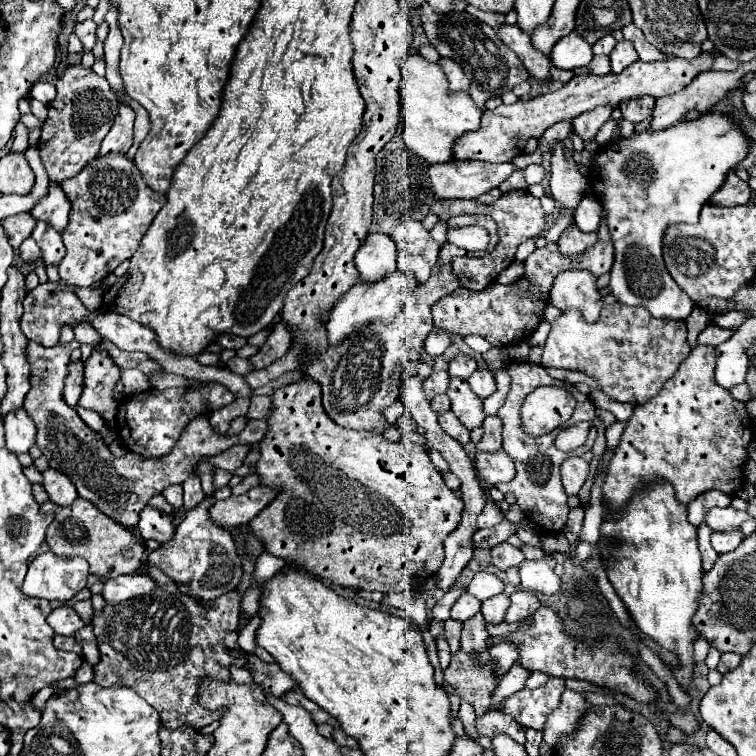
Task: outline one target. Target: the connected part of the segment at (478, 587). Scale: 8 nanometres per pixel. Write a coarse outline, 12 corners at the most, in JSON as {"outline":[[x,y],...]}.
{"outline":[[478,572],[466,592],[478,600],[504,592],[494,574]]}

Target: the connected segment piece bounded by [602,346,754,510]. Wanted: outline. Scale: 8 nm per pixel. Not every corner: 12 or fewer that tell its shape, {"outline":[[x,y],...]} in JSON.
{"outline":[[696,346],[634,408],[602,484],[688,506],[744,484],[754,422]]}

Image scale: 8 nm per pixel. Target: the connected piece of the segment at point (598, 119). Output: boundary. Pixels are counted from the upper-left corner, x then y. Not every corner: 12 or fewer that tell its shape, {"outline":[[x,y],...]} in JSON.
{"outline":[[596,108],[578,116],[572,128],[578,136],[594,140],[612,108]]}

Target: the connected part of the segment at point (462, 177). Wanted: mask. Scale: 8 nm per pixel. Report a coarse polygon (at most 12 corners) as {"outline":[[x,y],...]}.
{"outline":[[478,160],[430,166],[436,198],[478,198],[516,166]]}

